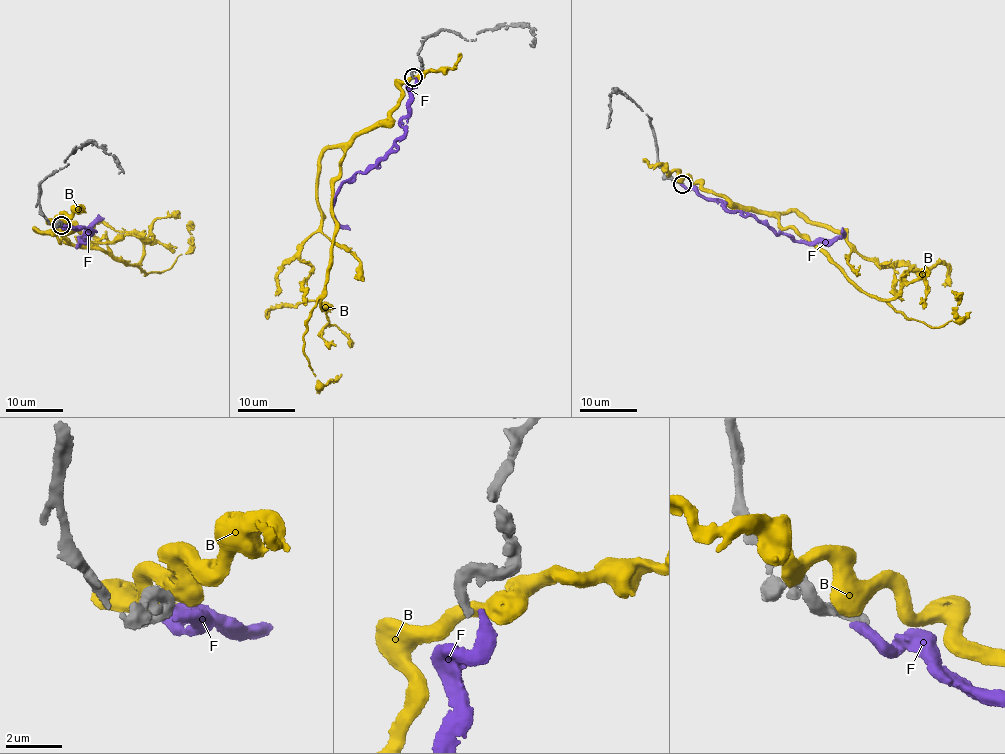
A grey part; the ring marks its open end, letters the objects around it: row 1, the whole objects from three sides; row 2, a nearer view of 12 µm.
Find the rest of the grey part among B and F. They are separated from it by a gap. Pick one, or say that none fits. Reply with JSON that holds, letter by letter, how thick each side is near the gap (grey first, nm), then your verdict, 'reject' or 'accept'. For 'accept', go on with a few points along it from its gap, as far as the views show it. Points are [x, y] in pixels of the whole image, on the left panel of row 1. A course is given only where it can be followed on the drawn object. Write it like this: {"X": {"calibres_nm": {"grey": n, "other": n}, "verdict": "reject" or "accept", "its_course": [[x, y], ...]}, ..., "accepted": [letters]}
{"B": {"calibres_nm": {"grey": 360, "other": 550}, "verdict": "reject"}, "F": {"calibres_nm": {"grey": 360, "other": 360}, "verdict": "accept", "its_course": [[63, 226], [90, 229], [85, 242], [81, 241], [77, 246], [81, 235], [104, 218]]}, "accepted": ["F"]}

